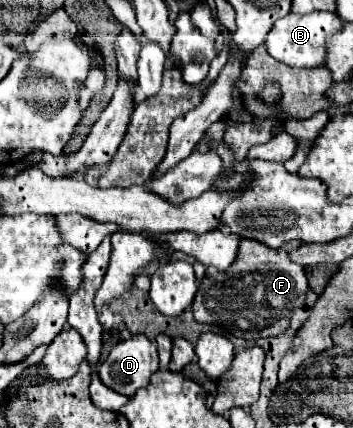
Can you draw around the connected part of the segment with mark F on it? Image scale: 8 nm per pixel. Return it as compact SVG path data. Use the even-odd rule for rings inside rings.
M241 239L237 261L227 271L207 269L195 299L195 321L217 325L241 339L279 337L289 329L289 317L295 309L305 307L309 283L305 267L291 261L289 253L299 249L303 241L291 241L279 249L269 249L257 239Z

